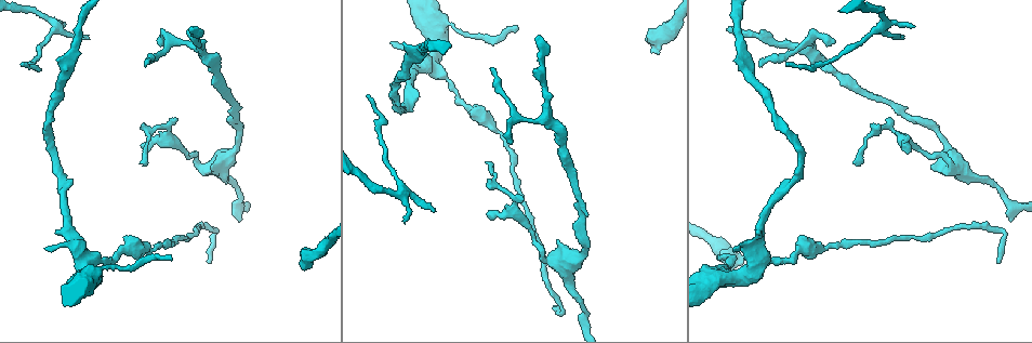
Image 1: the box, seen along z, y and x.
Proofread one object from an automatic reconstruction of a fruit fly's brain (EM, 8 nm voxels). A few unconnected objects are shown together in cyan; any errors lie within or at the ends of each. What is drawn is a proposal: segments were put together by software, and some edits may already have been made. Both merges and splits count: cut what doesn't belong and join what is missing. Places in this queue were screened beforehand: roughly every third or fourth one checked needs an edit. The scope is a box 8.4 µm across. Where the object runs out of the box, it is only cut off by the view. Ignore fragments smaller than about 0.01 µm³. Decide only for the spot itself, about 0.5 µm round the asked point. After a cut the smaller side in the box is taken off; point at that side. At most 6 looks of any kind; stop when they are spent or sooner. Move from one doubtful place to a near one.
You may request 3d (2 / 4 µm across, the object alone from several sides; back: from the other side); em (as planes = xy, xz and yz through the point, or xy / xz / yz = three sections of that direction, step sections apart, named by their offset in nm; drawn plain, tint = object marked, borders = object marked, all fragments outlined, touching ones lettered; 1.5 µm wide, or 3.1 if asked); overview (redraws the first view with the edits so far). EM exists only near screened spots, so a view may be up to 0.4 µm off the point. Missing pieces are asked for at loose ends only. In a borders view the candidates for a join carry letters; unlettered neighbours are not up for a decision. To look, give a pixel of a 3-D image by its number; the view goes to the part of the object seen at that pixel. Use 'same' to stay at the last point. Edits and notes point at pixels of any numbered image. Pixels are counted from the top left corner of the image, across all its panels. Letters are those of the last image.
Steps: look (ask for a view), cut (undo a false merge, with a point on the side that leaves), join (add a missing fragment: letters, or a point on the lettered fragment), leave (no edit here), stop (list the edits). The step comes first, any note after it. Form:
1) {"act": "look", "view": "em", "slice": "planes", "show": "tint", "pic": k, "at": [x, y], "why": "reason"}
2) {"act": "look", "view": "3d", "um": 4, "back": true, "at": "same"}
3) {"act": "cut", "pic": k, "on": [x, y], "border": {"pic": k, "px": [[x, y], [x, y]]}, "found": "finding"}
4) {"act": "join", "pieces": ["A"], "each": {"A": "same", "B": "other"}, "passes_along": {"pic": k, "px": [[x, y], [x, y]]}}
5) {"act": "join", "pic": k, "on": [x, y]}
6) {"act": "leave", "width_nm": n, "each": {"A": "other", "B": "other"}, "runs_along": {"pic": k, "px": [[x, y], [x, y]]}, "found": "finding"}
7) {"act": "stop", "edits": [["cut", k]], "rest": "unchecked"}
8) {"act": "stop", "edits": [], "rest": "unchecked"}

{"act": "look", "view": "em", "slice": "xz", "step": 8, "show": "tint", "pic": 1, "at": [517, 119], "why": "sharp bend"}

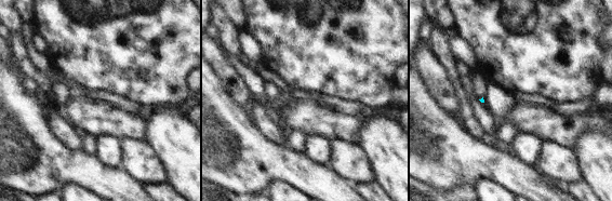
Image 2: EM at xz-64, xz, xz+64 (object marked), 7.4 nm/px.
{"act": "look", "view": "em", "slice": "planes", "show": "borders", "at": "same", "why": "another direction"}

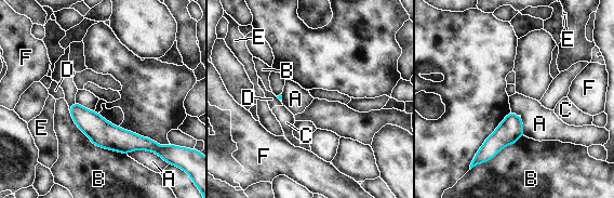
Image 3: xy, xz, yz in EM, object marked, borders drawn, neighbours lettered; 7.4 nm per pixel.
{"act": "leave", "width_nm": 180, "each": {"A": "other", "B": "other", "C": "other", "D": "other", "E": "other", "F": "other"}, "border": {"pic": 3, "px": [[128, 153], [151, 150], [169, 163]]}, "found": "continuous, no second cell"}

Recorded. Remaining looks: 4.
{"act": "look", "view": "3d", "um": 4, "pic": 1, "at": [490, 217], "why": "free end"}

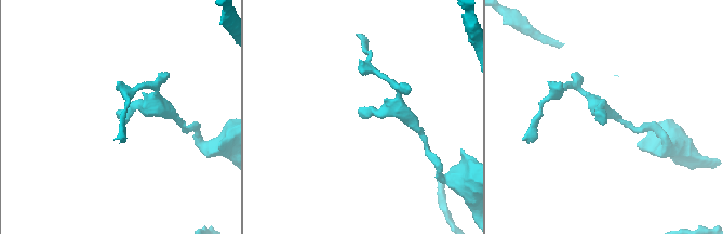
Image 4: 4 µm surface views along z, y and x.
{"act": "look", "view": "em", "slice": "planes", "show": "borders", "pic": 4, "at": [365, 118], "why": "shape alone is not enough"}

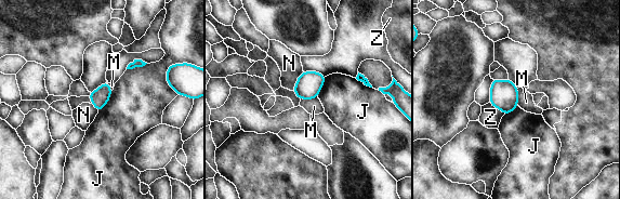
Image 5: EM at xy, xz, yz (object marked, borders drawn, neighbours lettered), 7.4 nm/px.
{"act": "leave", "width_nm": 140, "each": {"J": "other", "M": "other", "N": "other", "Z": "other"}, "border": {"pic": 5, "px": [[517, 88], [518, 105]]}, "found": "none of them fits"}

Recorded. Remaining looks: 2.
{"act": "stop", "edits": [], "rest": "unchecked"}

